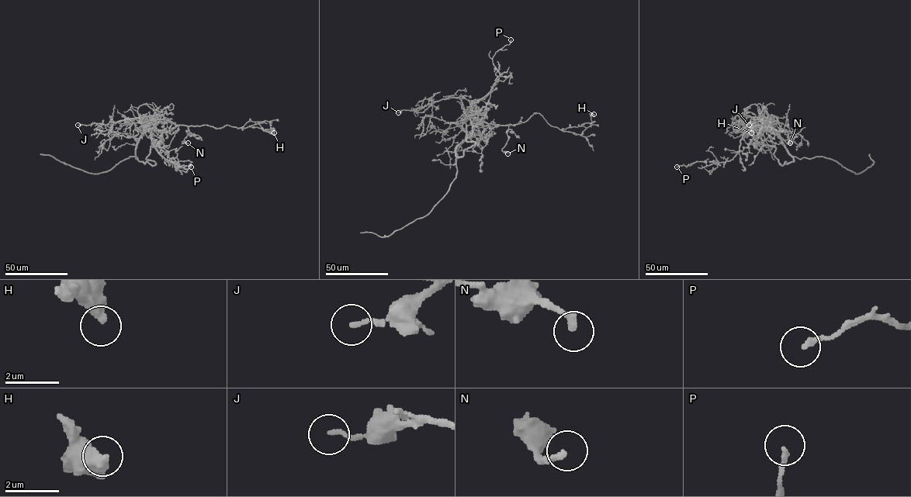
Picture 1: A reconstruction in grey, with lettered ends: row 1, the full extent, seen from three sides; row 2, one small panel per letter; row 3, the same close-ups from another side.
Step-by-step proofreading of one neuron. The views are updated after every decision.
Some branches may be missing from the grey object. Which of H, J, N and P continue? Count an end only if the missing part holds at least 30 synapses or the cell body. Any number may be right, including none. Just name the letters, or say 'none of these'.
none of these

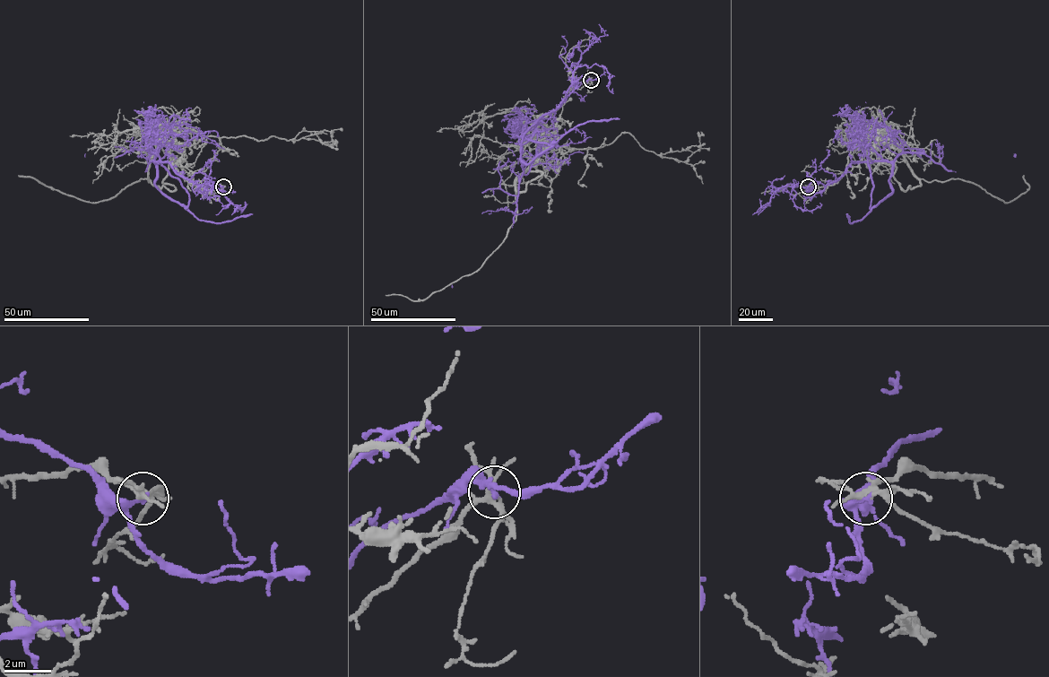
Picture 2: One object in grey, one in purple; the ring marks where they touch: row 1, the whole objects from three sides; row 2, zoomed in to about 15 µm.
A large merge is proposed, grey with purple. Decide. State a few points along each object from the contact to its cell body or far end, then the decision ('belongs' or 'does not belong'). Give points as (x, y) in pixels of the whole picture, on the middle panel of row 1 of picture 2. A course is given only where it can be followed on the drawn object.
course grey (591, 80), (537, 119), (524, 149), (529, 167), (515, 181), (515, 220), (484, 263), (422, 299), (385, 295); course purple (591, 80), (577, 86), (524, 134), (521, 150), (523, 170), (515, 211), (489, 211), (481, 213), (452, 287); does not belong

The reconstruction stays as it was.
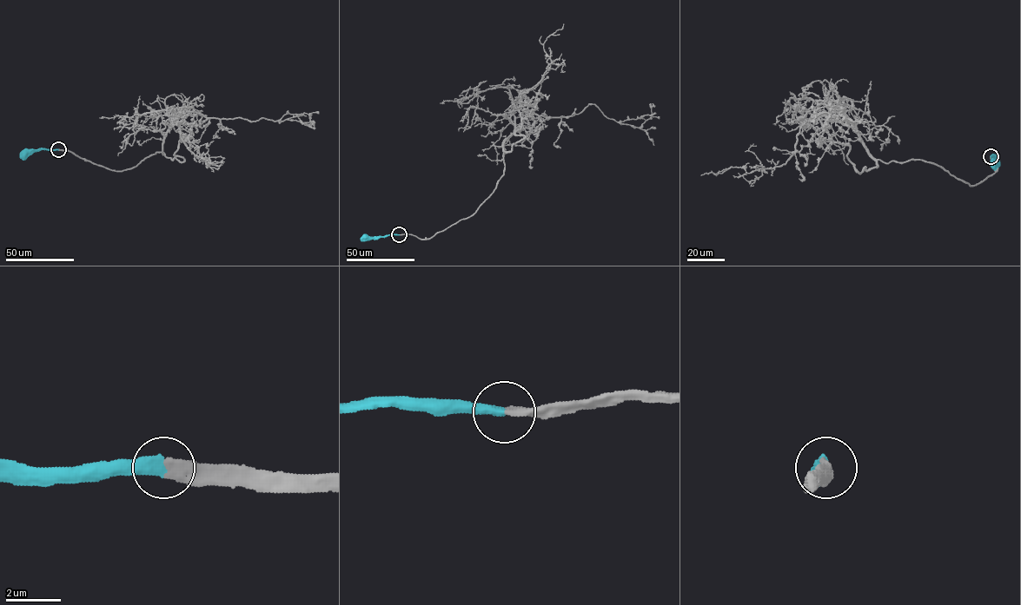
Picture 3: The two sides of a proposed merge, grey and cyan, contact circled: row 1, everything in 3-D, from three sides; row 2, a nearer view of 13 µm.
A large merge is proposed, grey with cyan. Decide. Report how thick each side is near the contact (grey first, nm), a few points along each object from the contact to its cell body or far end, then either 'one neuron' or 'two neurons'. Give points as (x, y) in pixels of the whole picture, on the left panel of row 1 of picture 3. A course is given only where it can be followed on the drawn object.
calibres 400 and 440 nm; course grey (58, 149), (121, 171), (164, 154), (169, 118), (176, 121), (181, 113), (254, 121), (311, 113), (314, 126); course cyan (58, 149), (32, 149), (26, 156), (19, 156); one neuron

